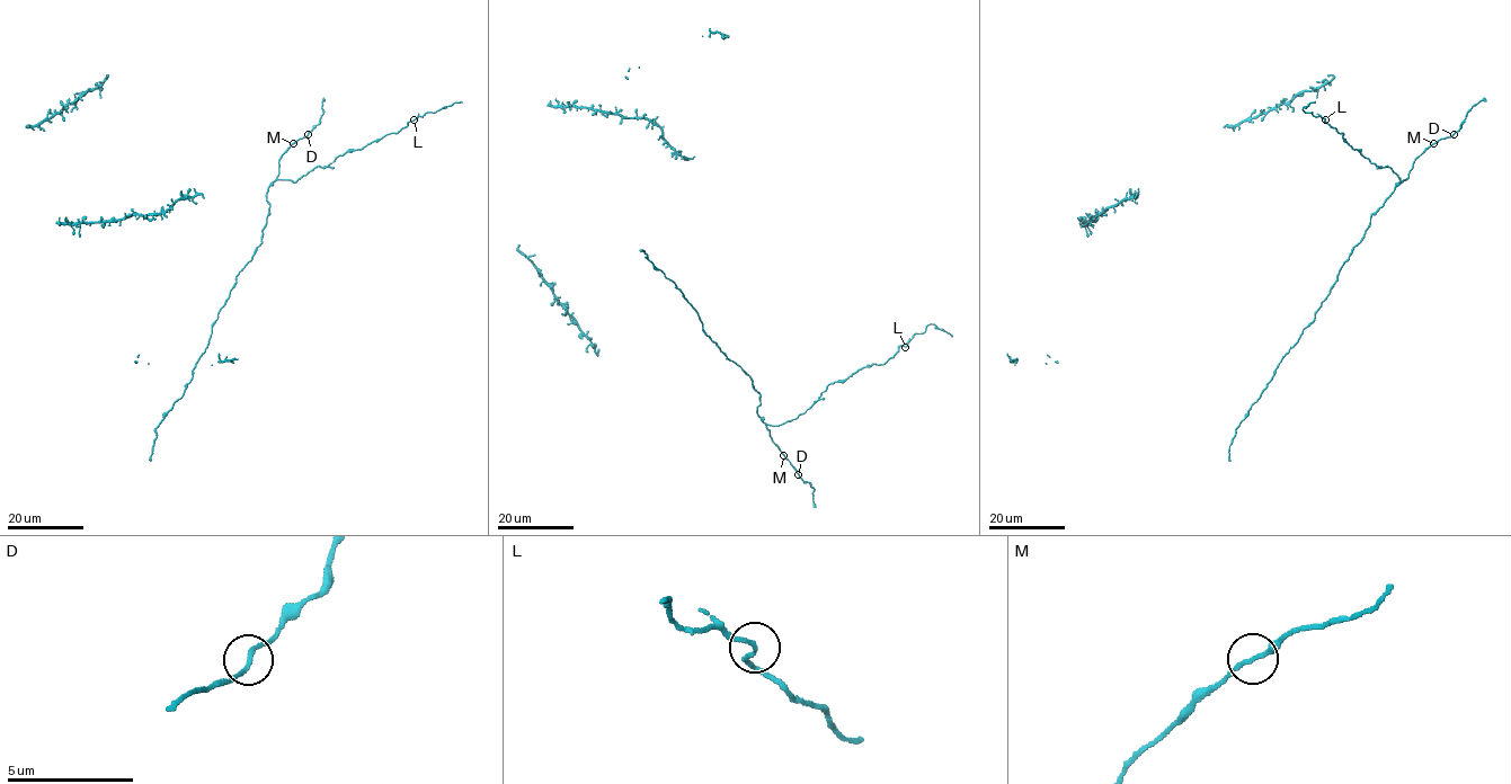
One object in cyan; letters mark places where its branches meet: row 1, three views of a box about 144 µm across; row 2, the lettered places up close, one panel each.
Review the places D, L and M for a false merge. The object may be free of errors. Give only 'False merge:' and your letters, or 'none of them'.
False merge: none of them

